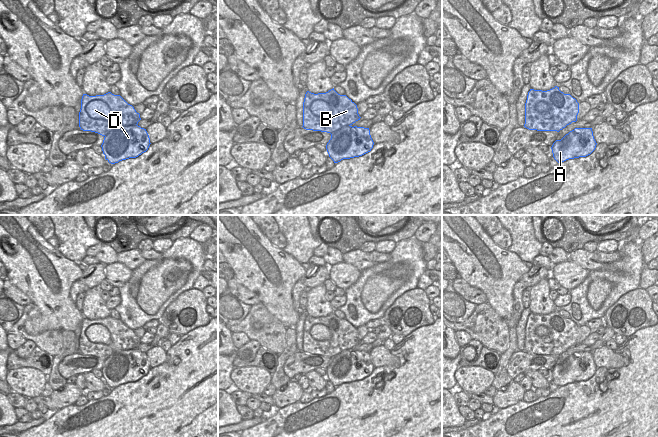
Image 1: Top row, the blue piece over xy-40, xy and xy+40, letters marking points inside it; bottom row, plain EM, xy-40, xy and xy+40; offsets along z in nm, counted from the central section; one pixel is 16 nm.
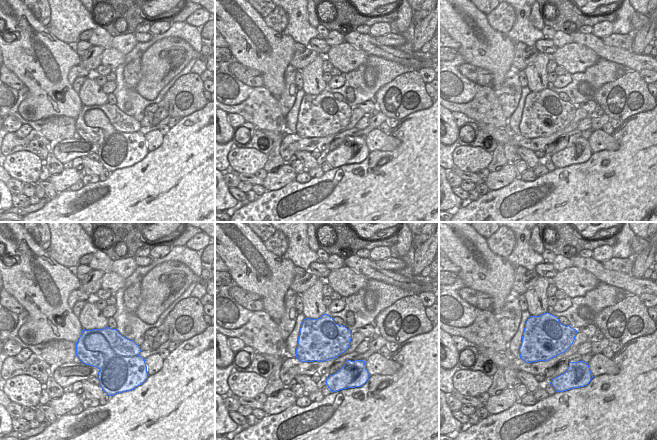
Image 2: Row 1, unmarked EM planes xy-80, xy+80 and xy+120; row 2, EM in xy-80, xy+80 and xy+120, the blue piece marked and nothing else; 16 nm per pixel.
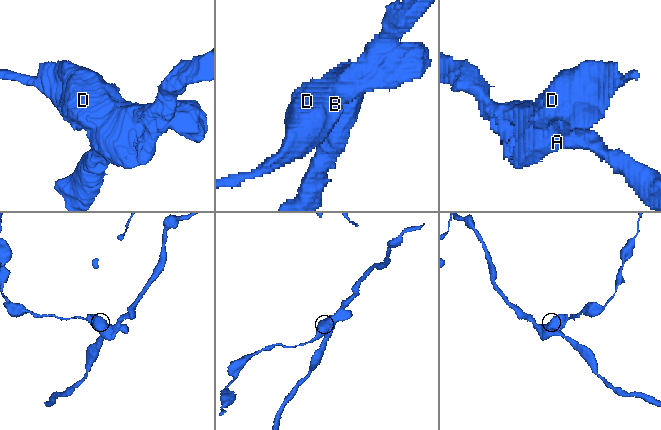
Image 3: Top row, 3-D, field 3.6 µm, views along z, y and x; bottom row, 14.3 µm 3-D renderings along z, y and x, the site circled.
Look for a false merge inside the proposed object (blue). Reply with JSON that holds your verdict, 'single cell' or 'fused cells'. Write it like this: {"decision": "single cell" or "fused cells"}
{"decision": "fused cells"}

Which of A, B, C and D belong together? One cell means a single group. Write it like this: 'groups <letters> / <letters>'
groups A C D / B

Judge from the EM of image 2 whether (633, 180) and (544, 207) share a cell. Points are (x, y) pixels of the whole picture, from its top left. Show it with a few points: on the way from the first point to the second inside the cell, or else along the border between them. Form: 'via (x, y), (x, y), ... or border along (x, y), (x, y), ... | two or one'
via (611, 200), (566, 200) | one

